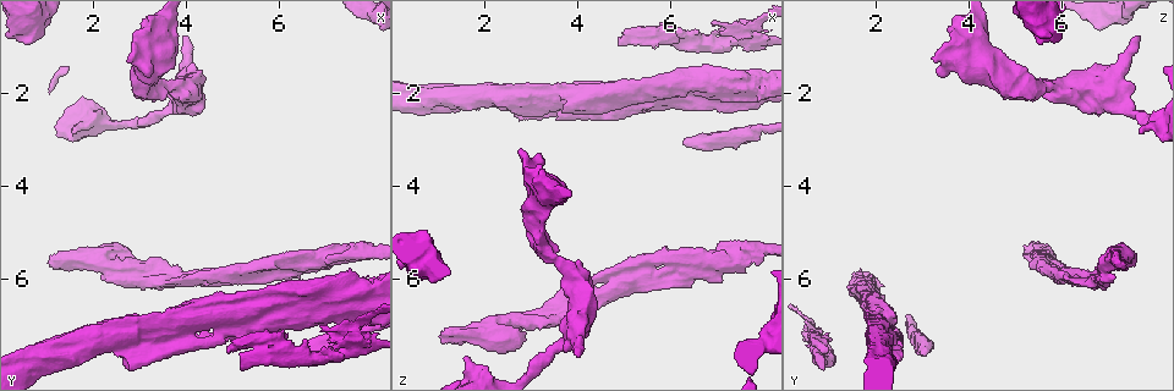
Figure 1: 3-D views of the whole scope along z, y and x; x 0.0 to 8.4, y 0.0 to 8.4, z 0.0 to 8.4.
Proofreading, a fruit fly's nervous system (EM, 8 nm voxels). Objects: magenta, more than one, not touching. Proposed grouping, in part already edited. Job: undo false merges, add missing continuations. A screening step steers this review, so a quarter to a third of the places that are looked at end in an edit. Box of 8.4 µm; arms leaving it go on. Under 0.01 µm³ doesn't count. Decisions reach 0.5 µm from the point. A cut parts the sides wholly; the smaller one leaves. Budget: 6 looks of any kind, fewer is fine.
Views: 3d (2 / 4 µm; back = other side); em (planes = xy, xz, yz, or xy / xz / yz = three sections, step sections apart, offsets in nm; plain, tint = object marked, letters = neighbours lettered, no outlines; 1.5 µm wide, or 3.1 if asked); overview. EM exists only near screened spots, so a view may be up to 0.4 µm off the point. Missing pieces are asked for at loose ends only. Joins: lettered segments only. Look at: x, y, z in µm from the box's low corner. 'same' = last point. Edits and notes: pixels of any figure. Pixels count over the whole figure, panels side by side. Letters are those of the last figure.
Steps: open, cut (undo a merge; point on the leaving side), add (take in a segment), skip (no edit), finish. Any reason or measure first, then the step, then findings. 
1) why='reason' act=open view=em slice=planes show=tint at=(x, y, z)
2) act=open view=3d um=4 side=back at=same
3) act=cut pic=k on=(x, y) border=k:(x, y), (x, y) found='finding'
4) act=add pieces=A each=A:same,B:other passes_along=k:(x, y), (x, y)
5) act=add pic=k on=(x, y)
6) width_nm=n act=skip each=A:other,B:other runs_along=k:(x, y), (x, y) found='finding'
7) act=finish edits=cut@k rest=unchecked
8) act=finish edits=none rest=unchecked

why='free end' act=open view=em slice=xy step=8 show=tint at=(1.60, 2.85, 7.75)

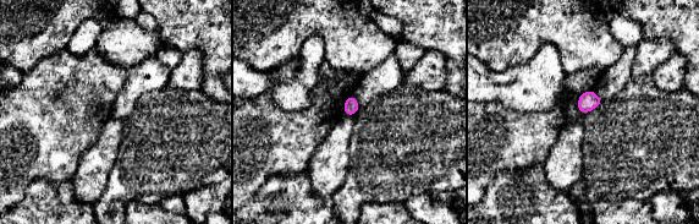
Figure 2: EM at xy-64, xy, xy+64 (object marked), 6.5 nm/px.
act=open view=em slice=planes show=letters at=same

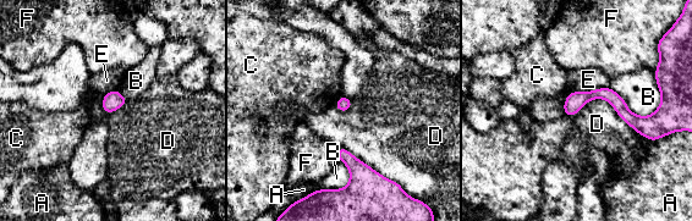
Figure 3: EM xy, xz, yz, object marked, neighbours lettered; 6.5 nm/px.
act=skip each=A:other,B:other,C:other,D:other,E:other,F:other runs_along=3:(566, 105), (608, 94), (633, 120), (652, 117) found='none of them fits'

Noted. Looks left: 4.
why='thin neck' act=open view=em slice=planes show=tint at=(3.60, 1.85, 5.60)

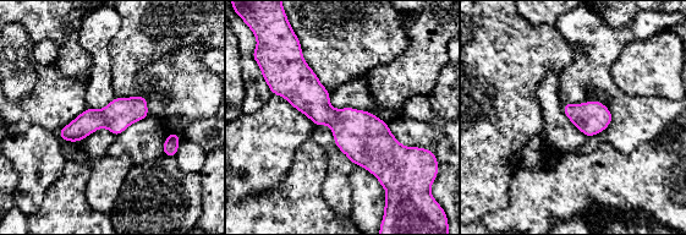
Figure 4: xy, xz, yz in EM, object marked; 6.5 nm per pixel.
why='what lies round it' act=open view=em slice=planes show=letters at=same

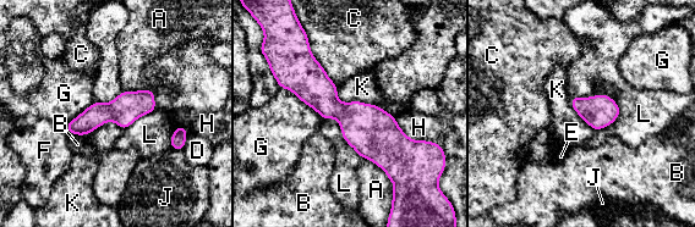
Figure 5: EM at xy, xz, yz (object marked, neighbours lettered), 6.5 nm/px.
longest_contact=C:380nm act=skip each=A:other,B:other,C:other,D:other,E:other,F:other,G:other,H:other,J:other,K:other,L:other runs_along=5:(288, 73), (390, 149), (412, 149) found='one neuron here'

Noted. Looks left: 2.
why='an open end' act=open view=em slice=xy step=4 show=letters at=(6.30, 7.50, 3.05)

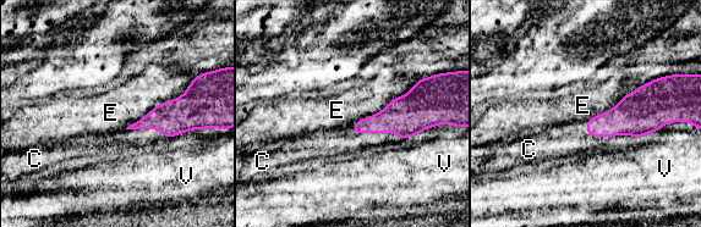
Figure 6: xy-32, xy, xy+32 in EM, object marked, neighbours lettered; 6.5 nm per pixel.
act=add pieces=C each=C:same,E:other,V:other passes_along=6:(406, 116), (374, 133), (343, 139) found='the neuron continues'

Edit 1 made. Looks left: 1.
act=finish edits=add@6 rest=unchecked

